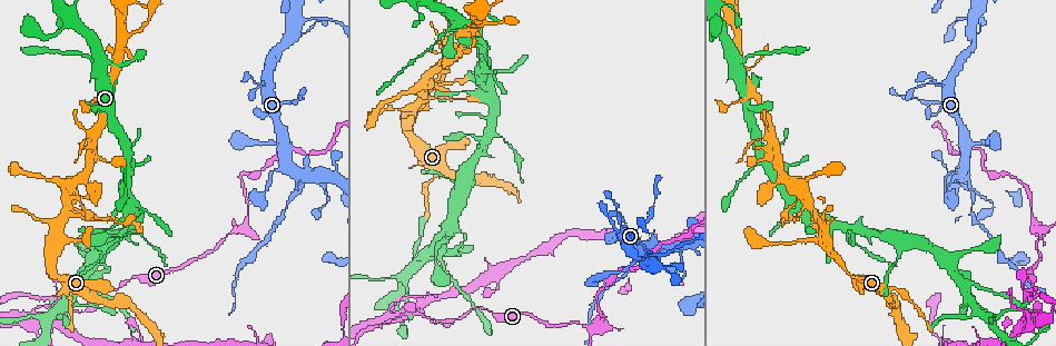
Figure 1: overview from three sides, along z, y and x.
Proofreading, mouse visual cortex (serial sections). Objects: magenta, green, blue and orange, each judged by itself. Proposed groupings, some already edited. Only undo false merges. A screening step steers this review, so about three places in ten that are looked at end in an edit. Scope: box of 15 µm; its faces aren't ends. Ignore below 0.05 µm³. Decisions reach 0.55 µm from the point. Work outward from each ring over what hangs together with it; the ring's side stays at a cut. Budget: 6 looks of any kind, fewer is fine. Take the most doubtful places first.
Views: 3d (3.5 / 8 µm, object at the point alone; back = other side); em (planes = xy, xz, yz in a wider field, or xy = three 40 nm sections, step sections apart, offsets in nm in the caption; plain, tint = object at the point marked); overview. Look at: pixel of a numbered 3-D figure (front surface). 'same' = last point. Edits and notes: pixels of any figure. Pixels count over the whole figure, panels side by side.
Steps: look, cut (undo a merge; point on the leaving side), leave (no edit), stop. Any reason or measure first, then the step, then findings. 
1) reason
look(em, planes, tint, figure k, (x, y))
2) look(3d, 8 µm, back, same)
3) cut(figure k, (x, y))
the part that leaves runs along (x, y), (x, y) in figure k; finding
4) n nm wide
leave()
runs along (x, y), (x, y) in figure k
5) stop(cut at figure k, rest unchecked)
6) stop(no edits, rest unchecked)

looks like a crossing
look(3d, 8 µm, back, figure 1, (1025, 298))

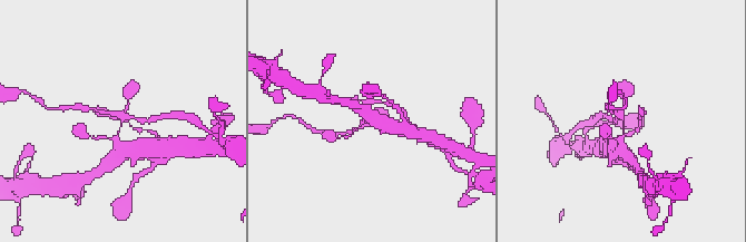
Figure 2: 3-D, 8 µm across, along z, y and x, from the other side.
look(3d, 3.5 µm, figure 2, (122, 117))

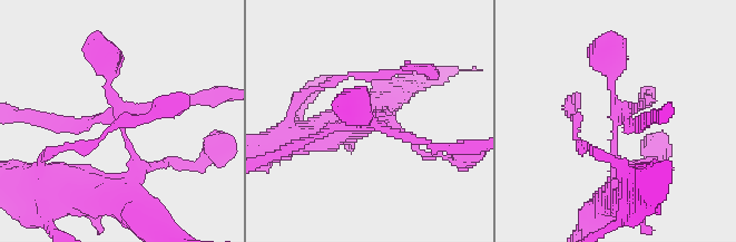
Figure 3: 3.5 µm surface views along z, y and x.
4 arms; arms of 100, 150, 150, 200 nm
look(em, xy, step 2, tint, figure 3, (375, 120))

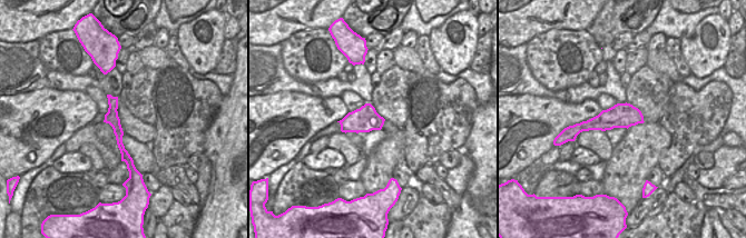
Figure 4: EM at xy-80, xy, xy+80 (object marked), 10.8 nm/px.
280 nm wide
cut(figure 3, (375, 79))
the part that leaves runs along (371, 116), (401, 87) in figure 3; two cells meet here

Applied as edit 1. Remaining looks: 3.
arms part here
look(3d, 3.5 µm, figure 1, (64, 218))

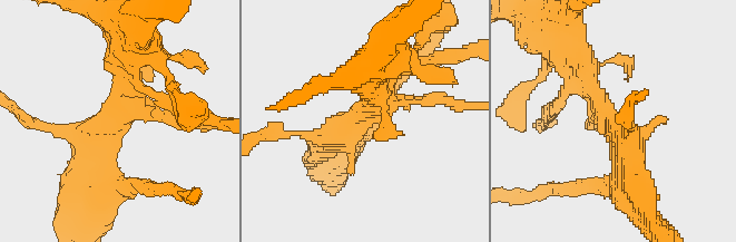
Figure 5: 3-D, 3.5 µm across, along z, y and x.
look(em, planes, tint, figure 5, (118, 116))

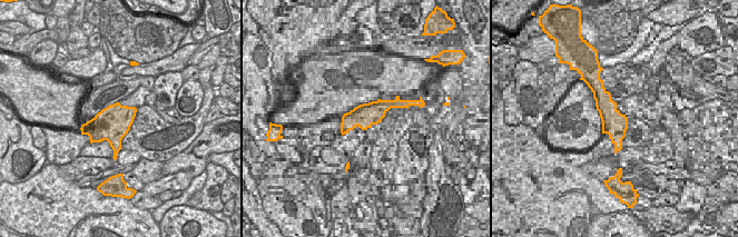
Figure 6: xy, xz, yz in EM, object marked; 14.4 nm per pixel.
leave()
runs along (634, 175), (630, 144), (573, 51) in figure 5; all the same cell

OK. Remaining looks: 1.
stop(cut at figure 3, rest unchecked)

